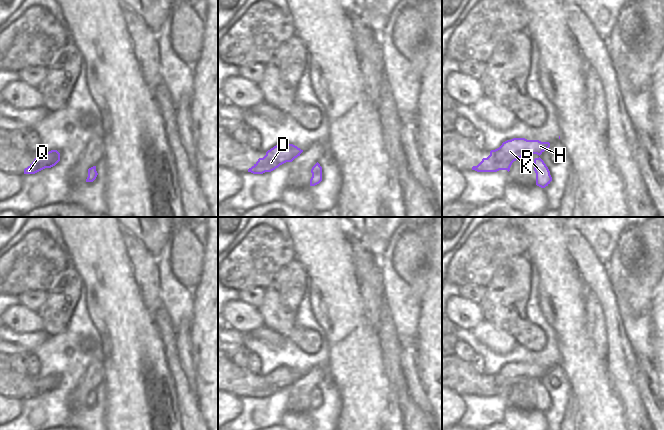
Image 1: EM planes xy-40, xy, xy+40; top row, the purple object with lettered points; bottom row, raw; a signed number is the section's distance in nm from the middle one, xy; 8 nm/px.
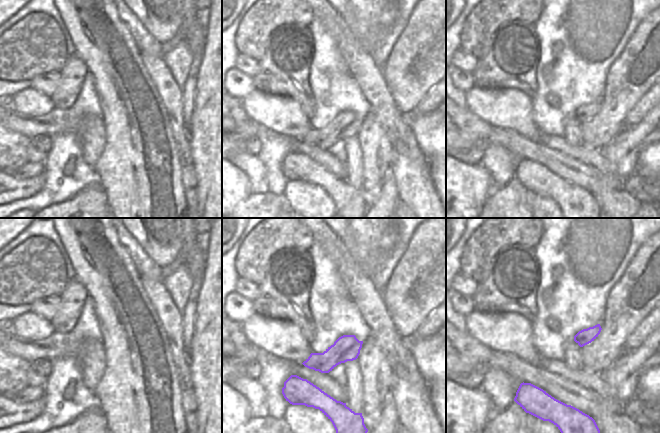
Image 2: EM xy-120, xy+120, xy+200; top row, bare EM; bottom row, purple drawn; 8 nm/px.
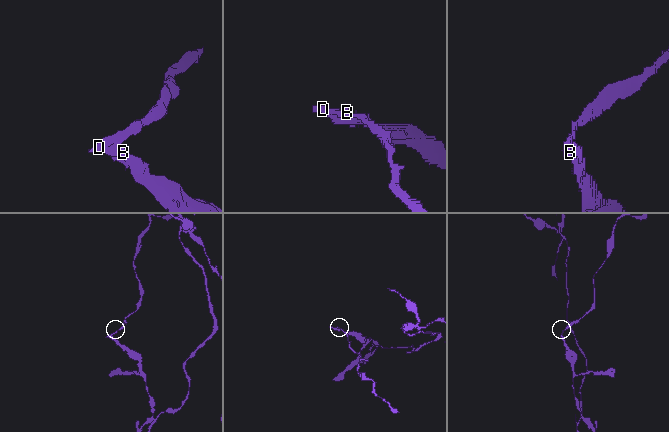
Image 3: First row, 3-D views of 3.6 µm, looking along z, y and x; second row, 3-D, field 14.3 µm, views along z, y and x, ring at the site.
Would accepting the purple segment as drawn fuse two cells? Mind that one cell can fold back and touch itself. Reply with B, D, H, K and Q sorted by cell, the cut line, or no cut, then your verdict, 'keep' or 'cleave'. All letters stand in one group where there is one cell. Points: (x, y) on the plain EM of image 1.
B / D H K Q; cut in xy+40 along (515, 384), (505, 386), (503, 393); cleave

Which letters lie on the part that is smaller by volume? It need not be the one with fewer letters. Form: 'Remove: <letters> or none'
Remove: D, H, K, Q

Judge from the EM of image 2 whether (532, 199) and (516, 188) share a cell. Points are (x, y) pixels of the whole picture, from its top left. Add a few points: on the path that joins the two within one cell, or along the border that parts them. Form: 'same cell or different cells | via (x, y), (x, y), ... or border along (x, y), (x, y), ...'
different cells | border along (525, 189), (525, 202), (530, 207)

